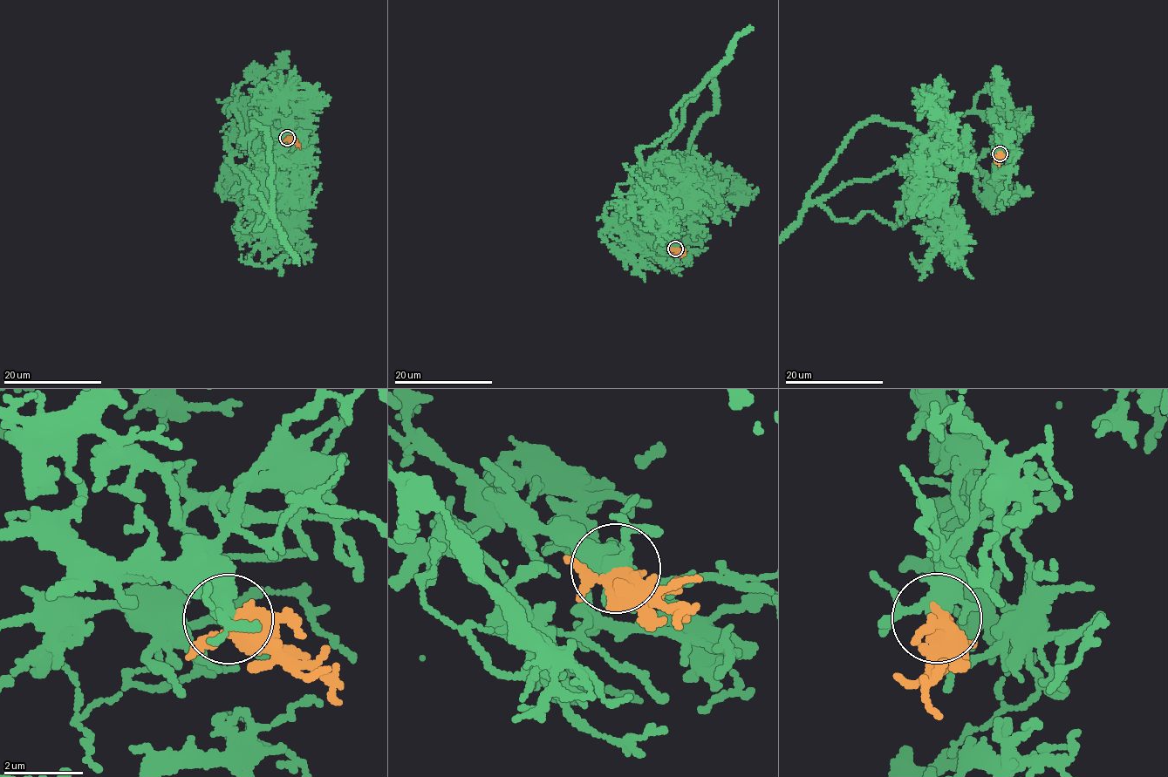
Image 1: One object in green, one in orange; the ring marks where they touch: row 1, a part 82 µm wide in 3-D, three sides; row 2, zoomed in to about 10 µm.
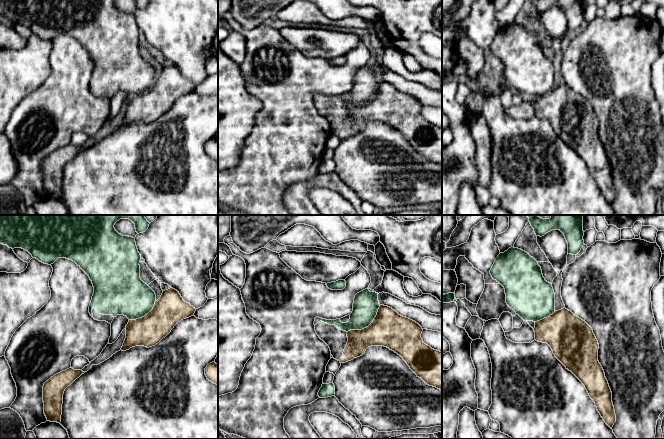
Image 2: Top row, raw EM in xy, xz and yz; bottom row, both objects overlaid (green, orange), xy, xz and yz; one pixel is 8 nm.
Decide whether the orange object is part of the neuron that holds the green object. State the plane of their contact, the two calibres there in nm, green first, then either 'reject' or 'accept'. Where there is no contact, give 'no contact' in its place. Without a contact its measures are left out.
contact in xz; calibres 200 and 280 nm; accept

